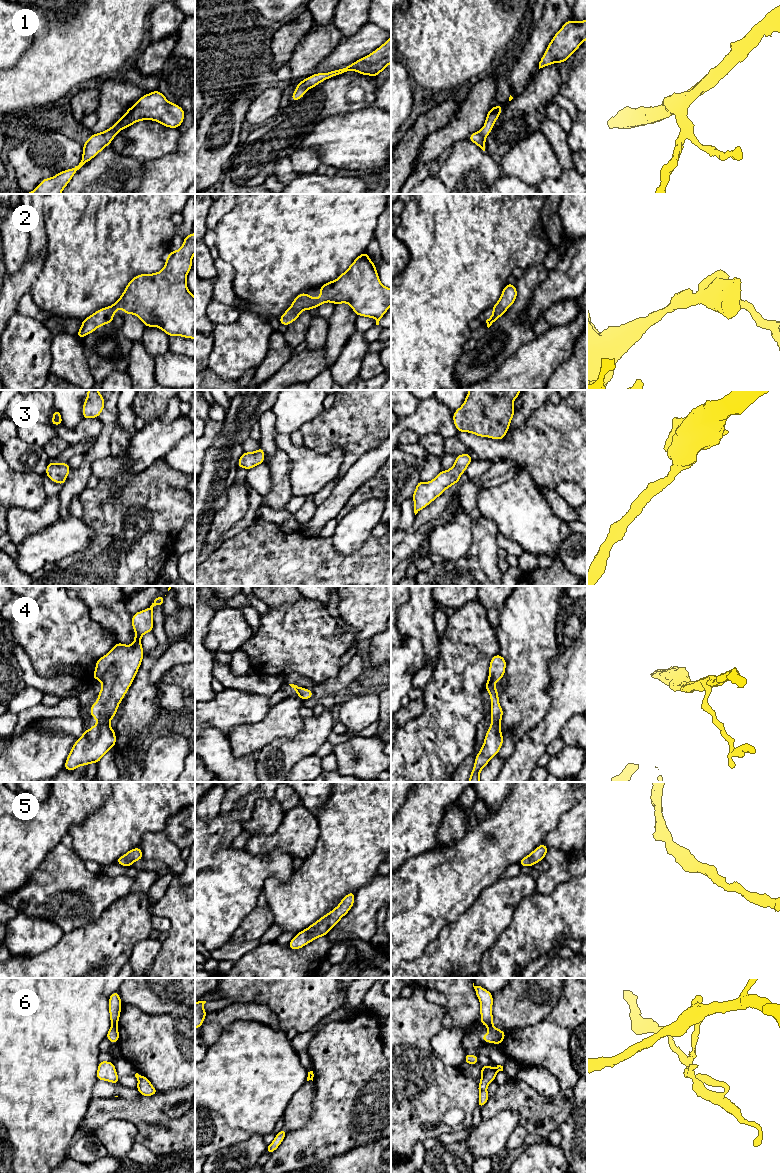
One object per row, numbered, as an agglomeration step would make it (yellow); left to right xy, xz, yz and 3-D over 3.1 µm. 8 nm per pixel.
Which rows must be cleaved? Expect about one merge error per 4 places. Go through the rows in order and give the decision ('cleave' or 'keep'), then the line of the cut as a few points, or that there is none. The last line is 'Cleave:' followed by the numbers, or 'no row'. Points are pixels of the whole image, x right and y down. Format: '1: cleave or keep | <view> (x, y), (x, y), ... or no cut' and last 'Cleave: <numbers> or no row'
1: keep | no cut
2: keep | no cut
3: keep | no cut
4: keep | no cut
5: keep | no cut
6: cleave | yz (492, 1024), (486, 1026)
Cleave: 6

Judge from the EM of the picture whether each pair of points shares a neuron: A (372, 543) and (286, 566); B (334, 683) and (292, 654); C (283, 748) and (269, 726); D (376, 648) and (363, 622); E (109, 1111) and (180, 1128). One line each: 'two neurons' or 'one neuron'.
A: one neuron
B: two neurons
C: two neurons
D: two neurons
E: one neuron

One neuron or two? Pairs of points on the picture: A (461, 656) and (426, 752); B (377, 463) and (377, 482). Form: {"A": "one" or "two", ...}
{"A": "one", "B": "two"}

